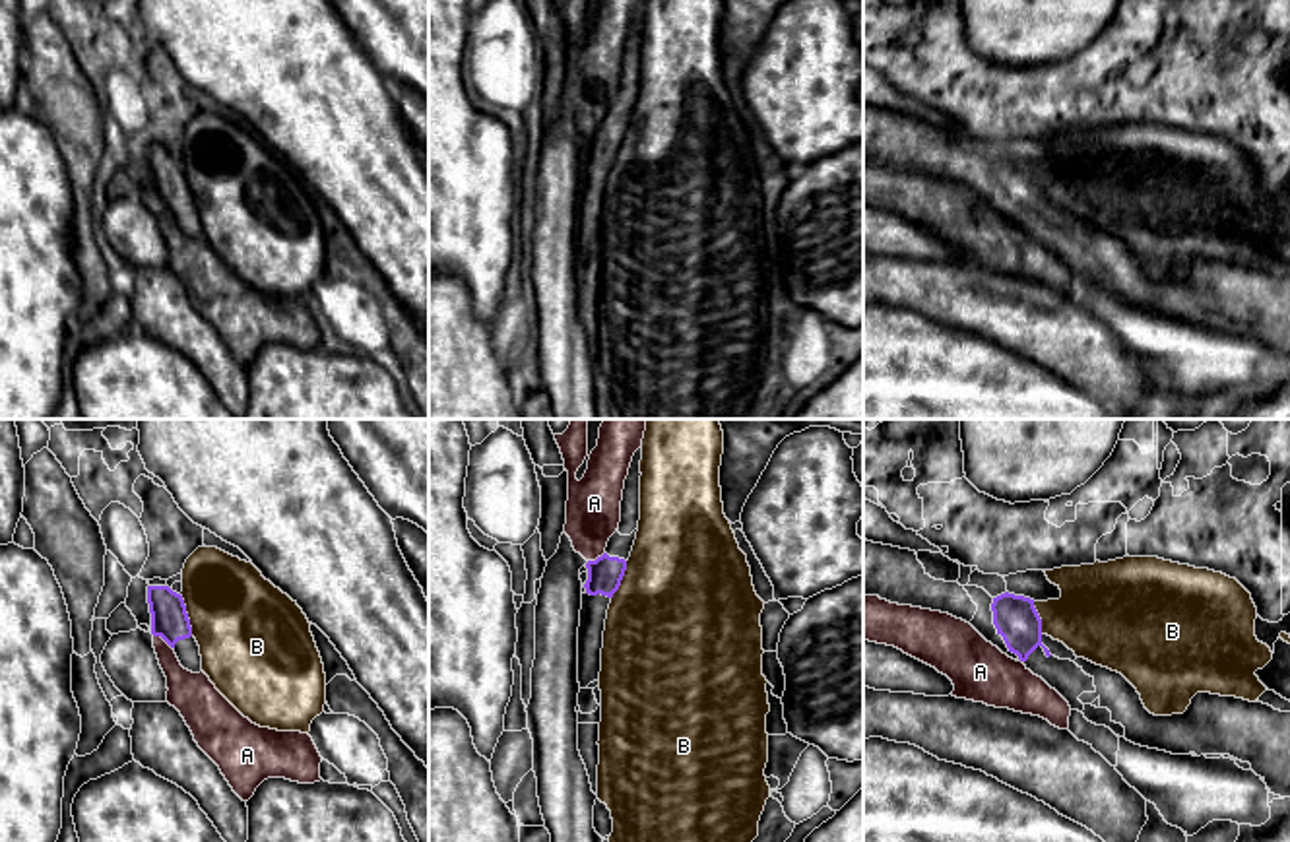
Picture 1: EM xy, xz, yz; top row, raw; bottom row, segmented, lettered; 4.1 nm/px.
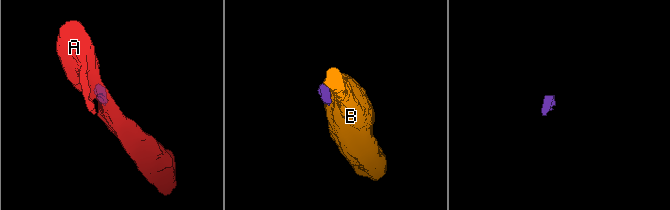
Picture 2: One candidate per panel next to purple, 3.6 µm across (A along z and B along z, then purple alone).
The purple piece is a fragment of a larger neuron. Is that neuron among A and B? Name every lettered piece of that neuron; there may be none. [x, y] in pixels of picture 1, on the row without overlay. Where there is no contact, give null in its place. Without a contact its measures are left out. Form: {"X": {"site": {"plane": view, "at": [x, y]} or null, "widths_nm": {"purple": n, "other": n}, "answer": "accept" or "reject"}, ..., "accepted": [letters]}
{"A": {"site": {"plane": "xy", "at": [163, 204]}, "widths_nm": {"purple": 160, "other": 170}, "answer": "reject"}, "B": {"site": {"plane": "xy", "at": [187, 181]}, "widths_nm": {"purple": 160, "other": 420}, "answer": "reject"}, "accepted": []}

